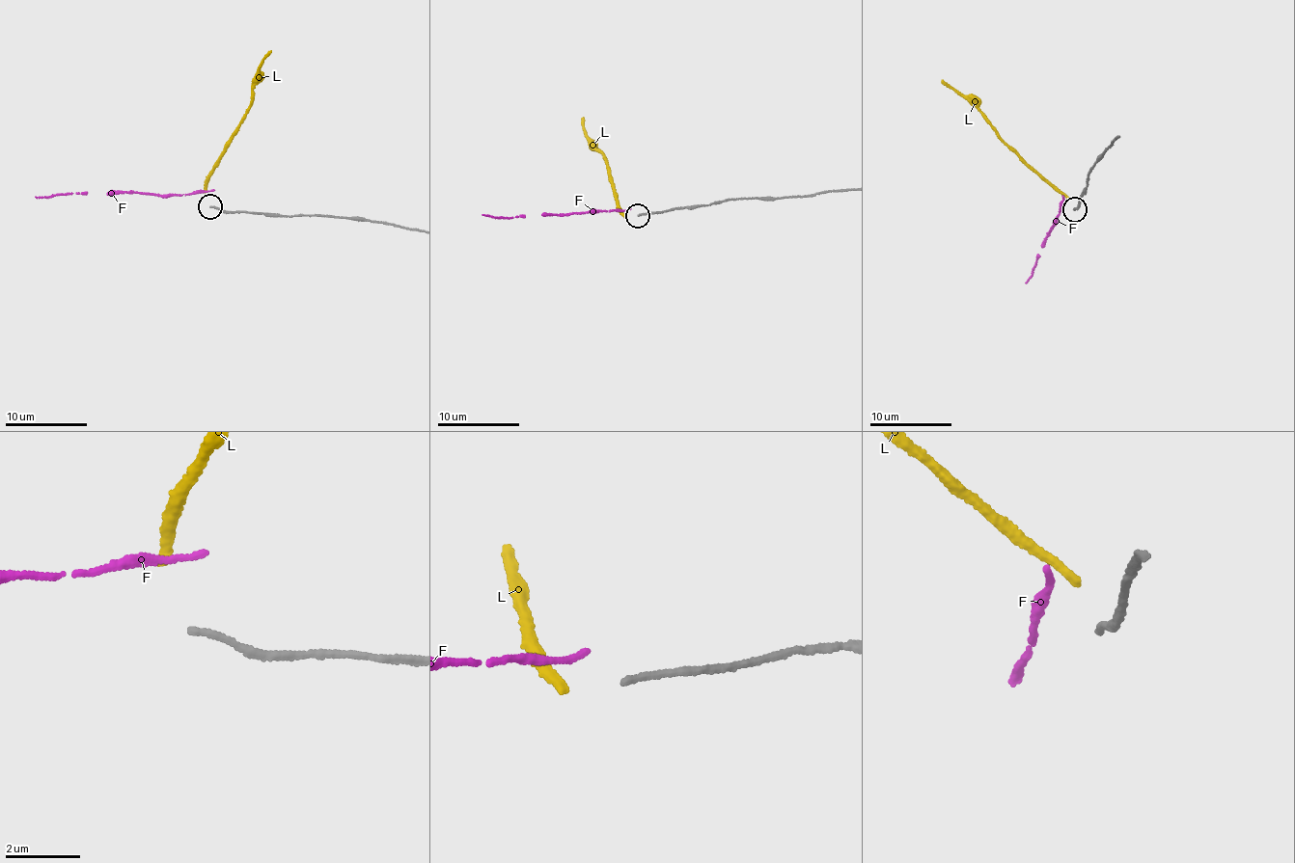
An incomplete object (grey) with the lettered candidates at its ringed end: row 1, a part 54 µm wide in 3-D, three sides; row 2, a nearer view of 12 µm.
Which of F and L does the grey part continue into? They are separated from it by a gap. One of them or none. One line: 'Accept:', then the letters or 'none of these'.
Accept: none of these

